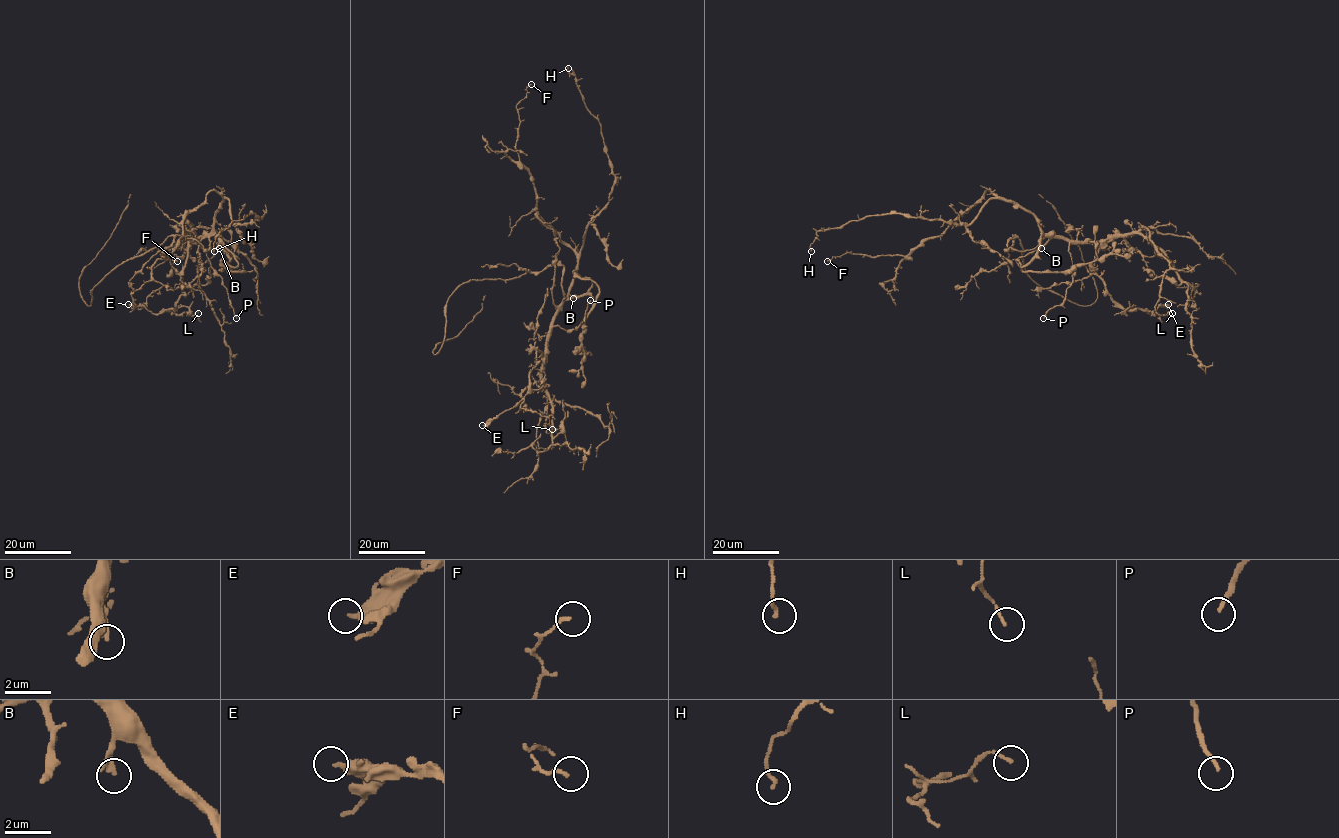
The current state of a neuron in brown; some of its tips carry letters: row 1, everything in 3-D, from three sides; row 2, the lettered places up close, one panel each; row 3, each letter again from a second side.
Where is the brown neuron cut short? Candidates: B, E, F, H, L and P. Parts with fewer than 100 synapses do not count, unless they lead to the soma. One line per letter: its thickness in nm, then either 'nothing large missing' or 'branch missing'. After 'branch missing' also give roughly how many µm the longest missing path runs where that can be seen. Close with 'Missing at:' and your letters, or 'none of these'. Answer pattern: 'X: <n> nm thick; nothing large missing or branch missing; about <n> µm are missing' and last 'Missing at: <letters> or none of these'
B: 240 nm thick; nothing large missing
E: 360 nm thick; nothing large missing
F: 140 nm thick; nothing large missing
H: 160 nm thick; nothing large missing
L: 130 nm thick; nothing large missing
P: 160 nm thick; nothing large missing
Missing at: none of these

